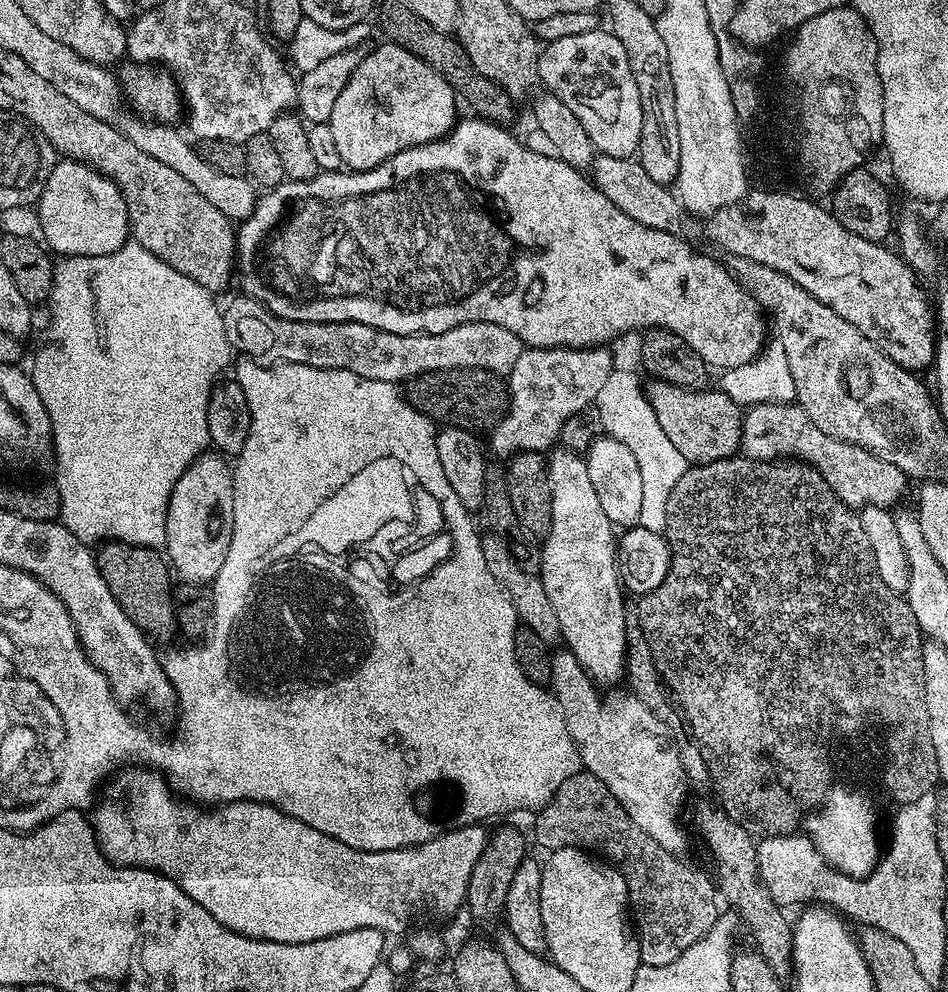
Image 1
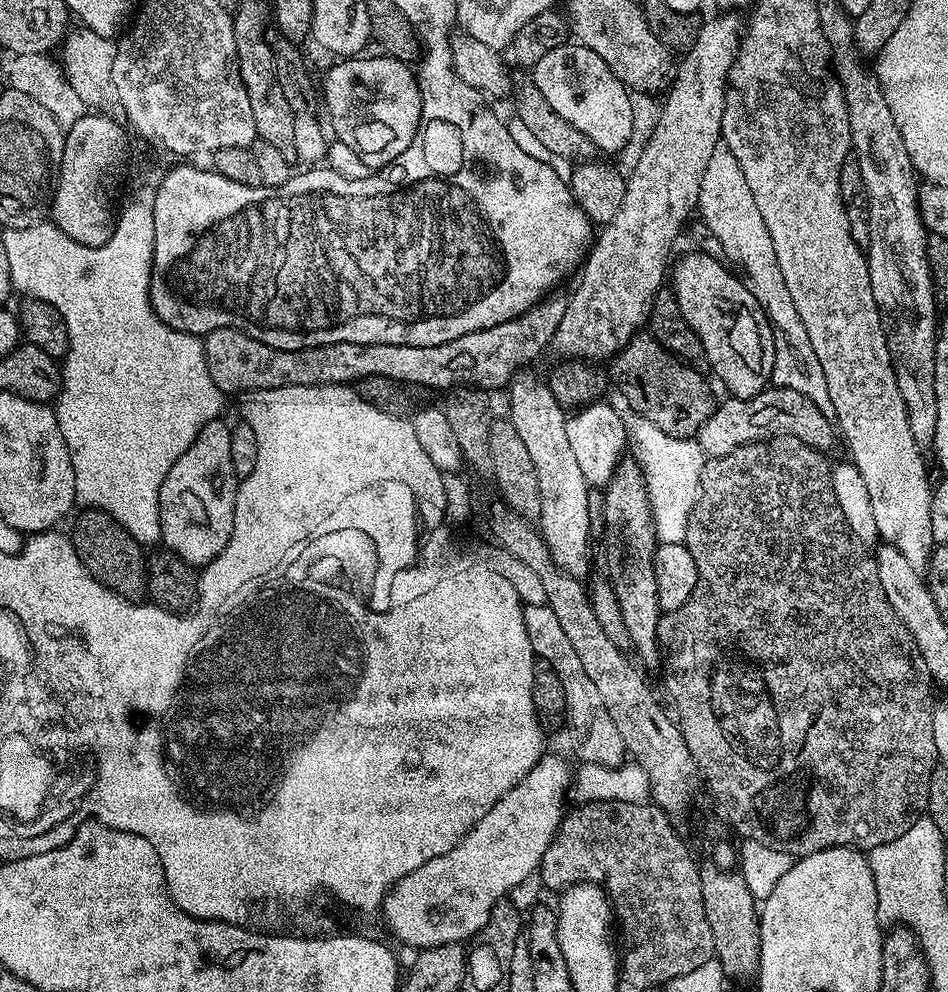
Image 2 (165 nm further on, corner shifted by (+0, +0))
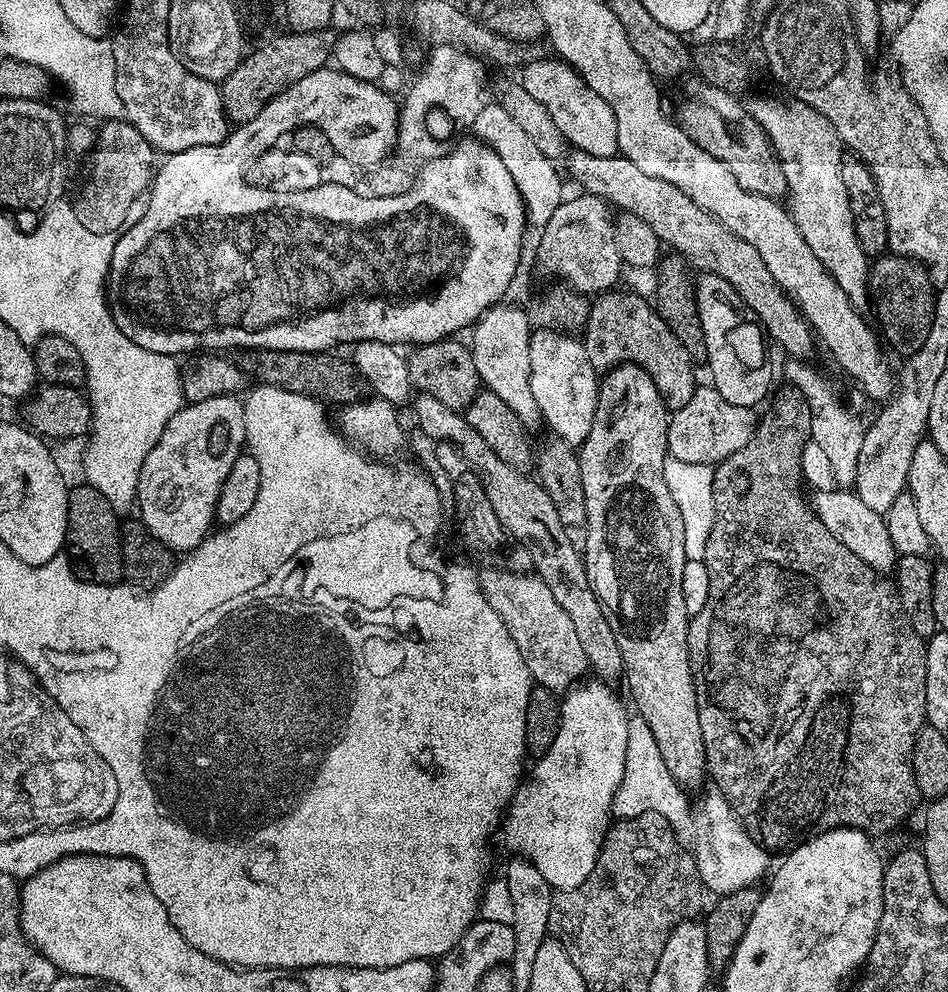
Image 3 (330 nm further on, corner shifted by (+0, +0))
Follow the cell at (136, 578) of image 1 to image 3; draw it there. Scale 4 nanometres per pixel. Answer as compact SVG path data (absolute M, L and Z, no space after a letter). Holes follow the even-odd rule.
M87 482L68 490L68 539L66 552L85 568L87 575L101 586L116 586L124 580L124 559L120 549L121 517L106 502L105 496Z

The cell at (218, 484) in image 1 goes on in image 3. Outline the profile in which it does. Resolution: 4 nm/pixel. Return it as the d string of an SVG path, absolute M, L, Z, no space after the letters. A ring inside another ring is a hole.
M235 395L215 396L202 402L185 403L174 414L174 418L167 421L166 430L162 430L162 438L158 438L154 450L146 454L136 487L136 504L140 508L138 516L148 525L148 533L161 540L173 553L191 552L201 542L209 539L213 531L218 498L222 494L228 468L234 466L234 458L238 458L245 447L244 406L236 399Z

